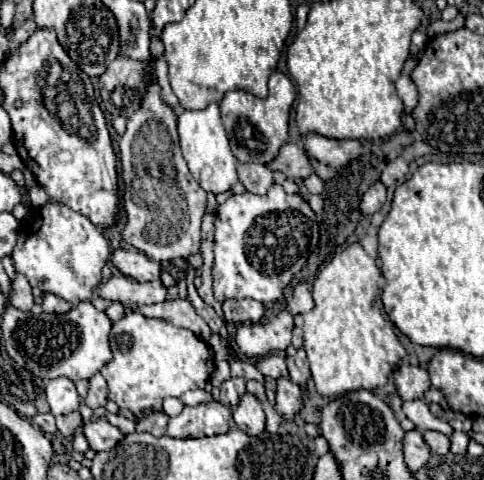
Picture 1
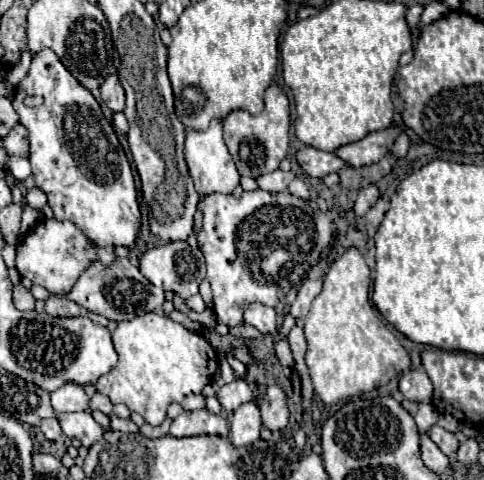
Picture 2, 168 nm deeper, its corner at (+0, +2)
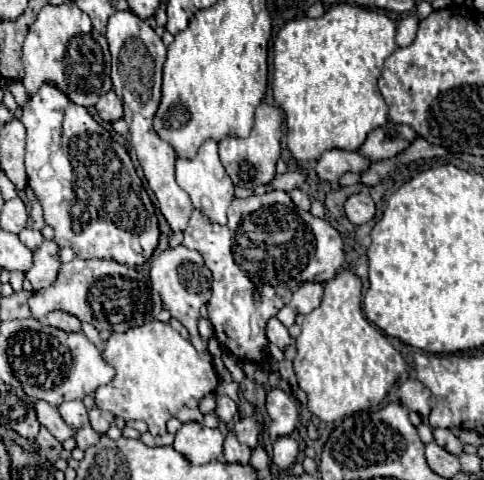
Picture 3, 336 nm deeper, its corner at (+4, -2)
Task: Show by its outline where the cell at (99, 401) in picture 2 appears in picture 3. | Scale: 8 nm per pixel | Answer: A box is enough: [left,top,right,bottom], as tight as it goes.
[90,408,114,434]

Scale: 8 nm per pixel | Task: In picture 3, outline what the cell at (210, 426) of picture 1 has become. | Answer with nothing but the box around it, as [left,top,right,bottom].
[172,422,224,464]

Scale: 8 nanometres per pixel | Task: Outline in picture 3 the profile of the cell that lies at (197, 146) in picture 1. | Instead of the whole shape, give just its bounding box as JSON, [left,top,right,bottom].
[176,140,234,222]

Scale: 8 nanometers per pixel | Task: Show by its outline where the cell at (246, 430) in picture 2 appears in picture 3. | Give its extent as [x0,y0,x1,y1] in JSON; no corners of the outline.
[224,432,250,462]

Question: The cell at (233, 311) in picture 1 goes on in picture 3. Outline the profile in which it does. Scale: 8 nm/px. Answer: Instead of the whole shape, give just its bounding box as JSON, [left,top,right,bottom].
[266,318,292,348]

